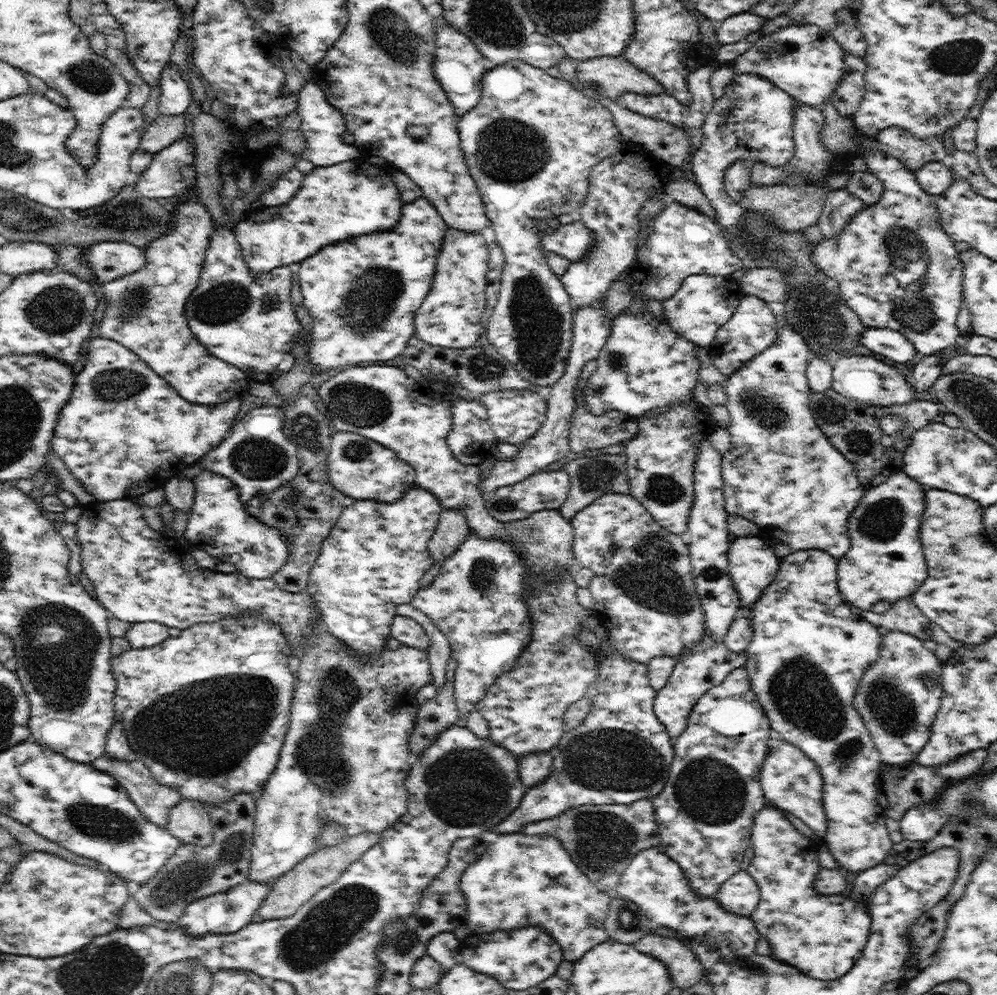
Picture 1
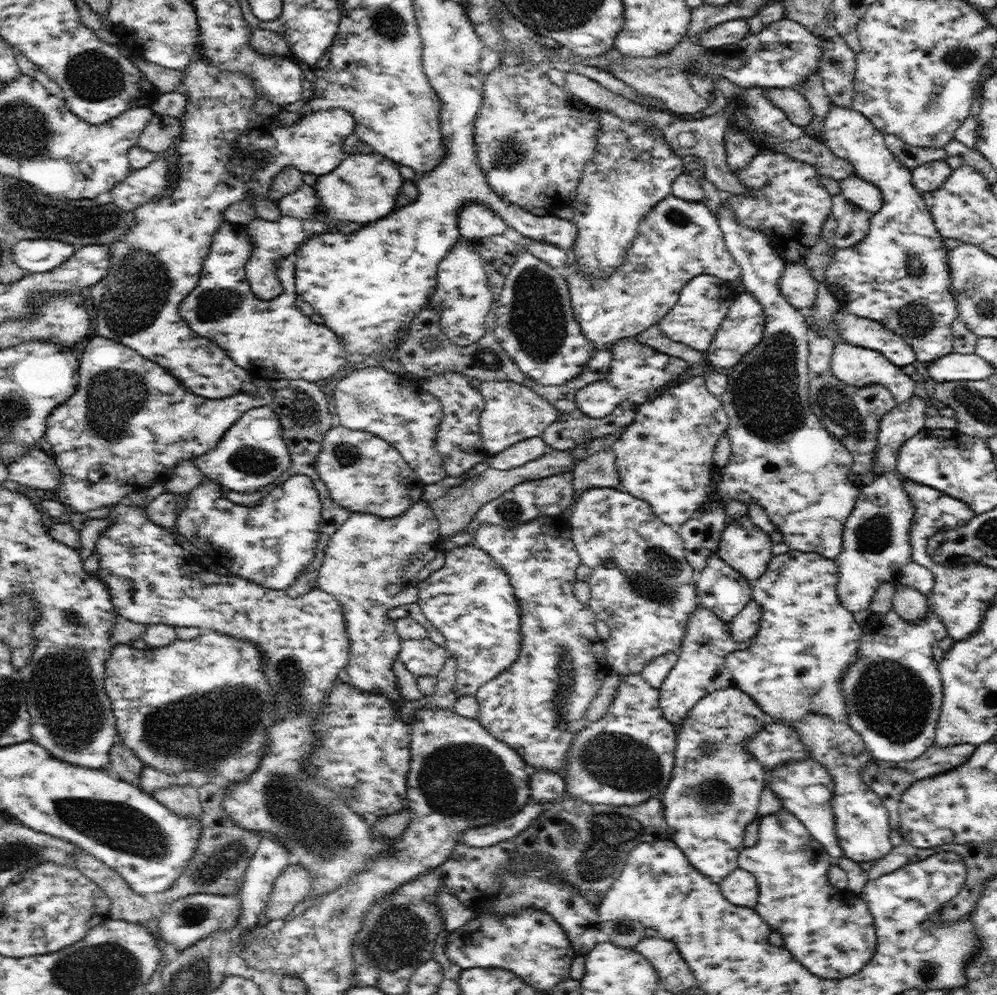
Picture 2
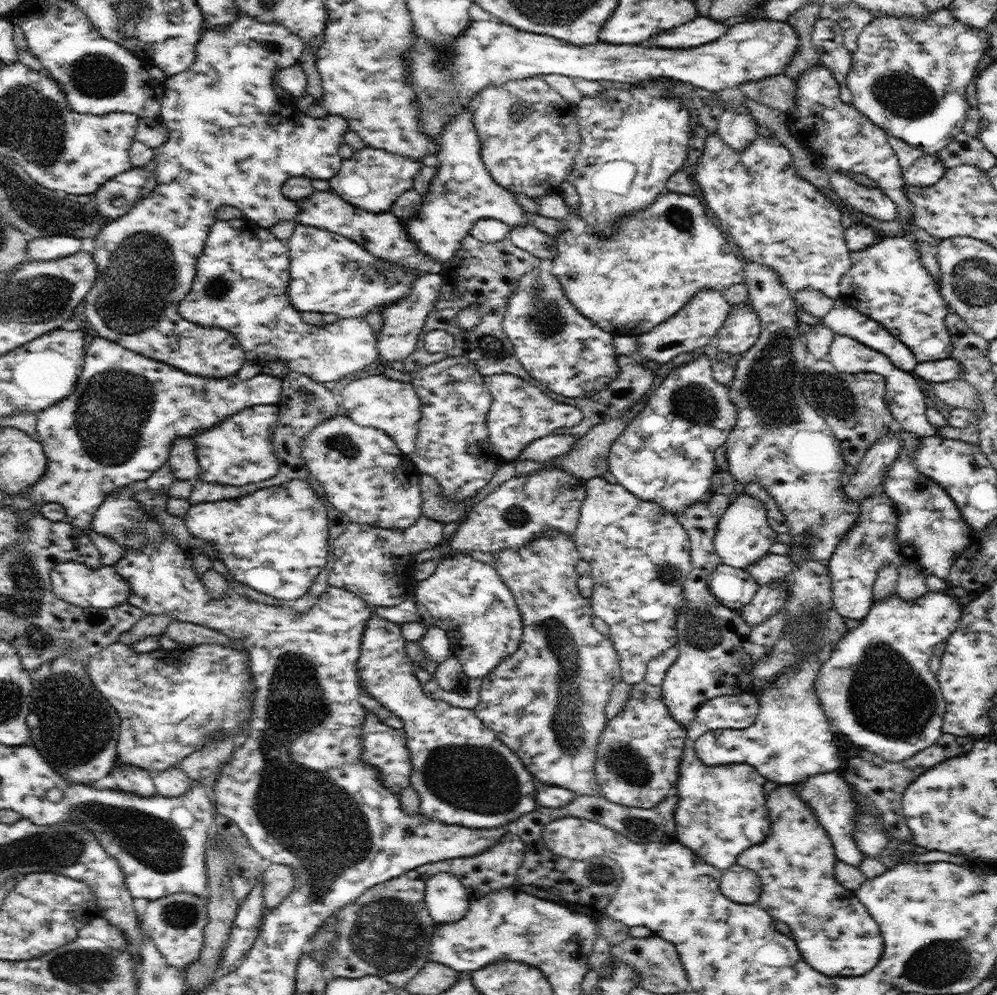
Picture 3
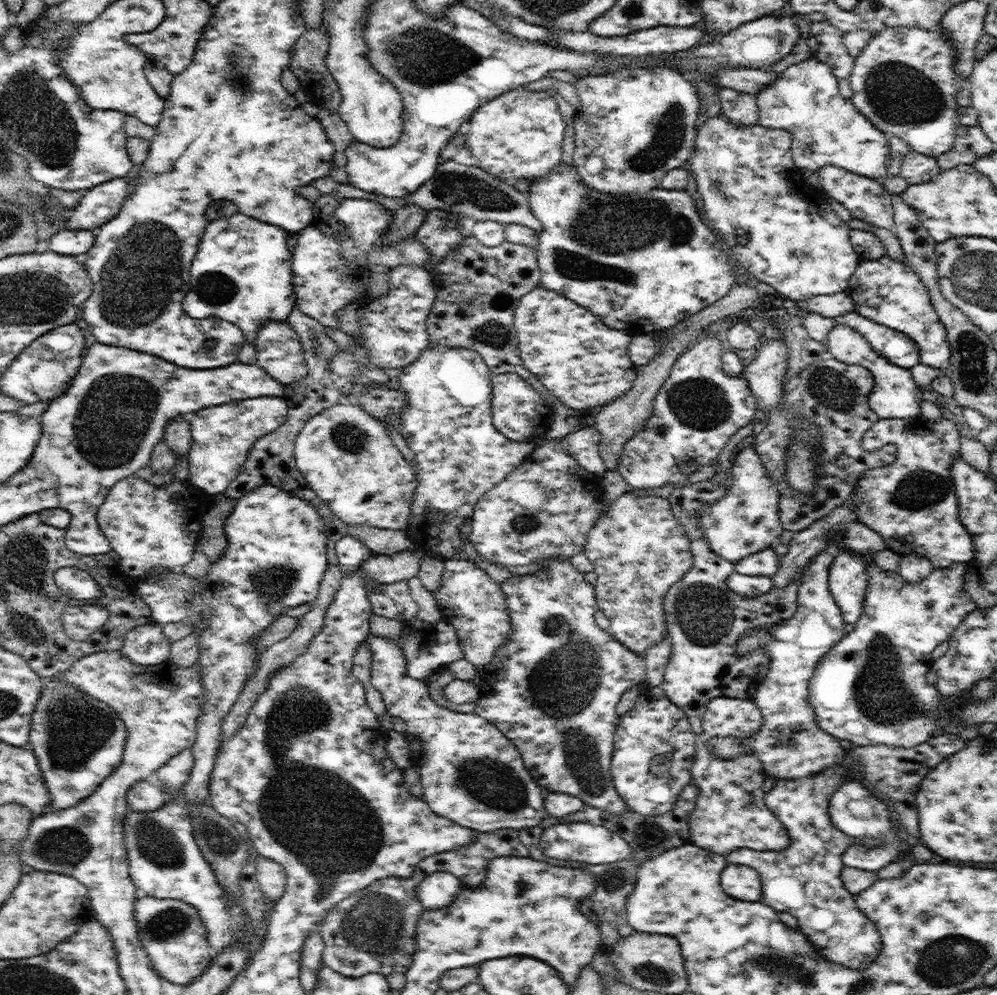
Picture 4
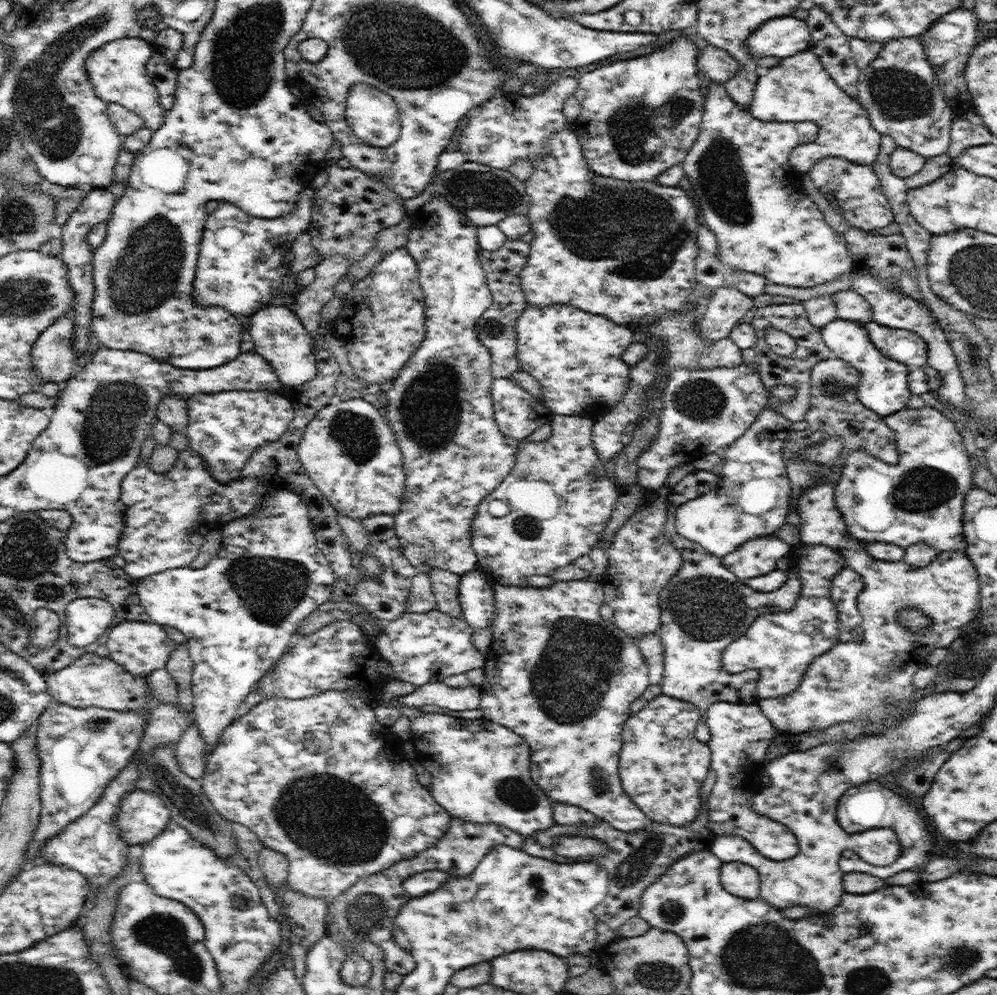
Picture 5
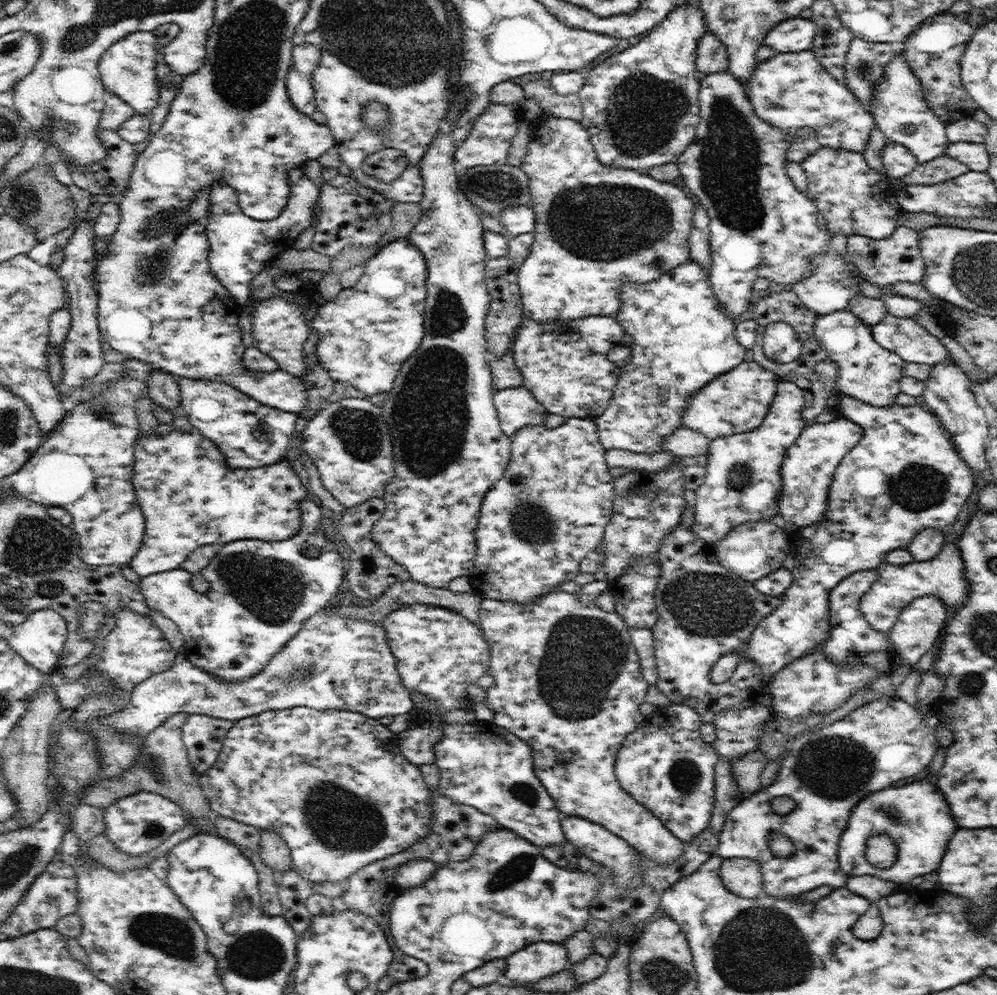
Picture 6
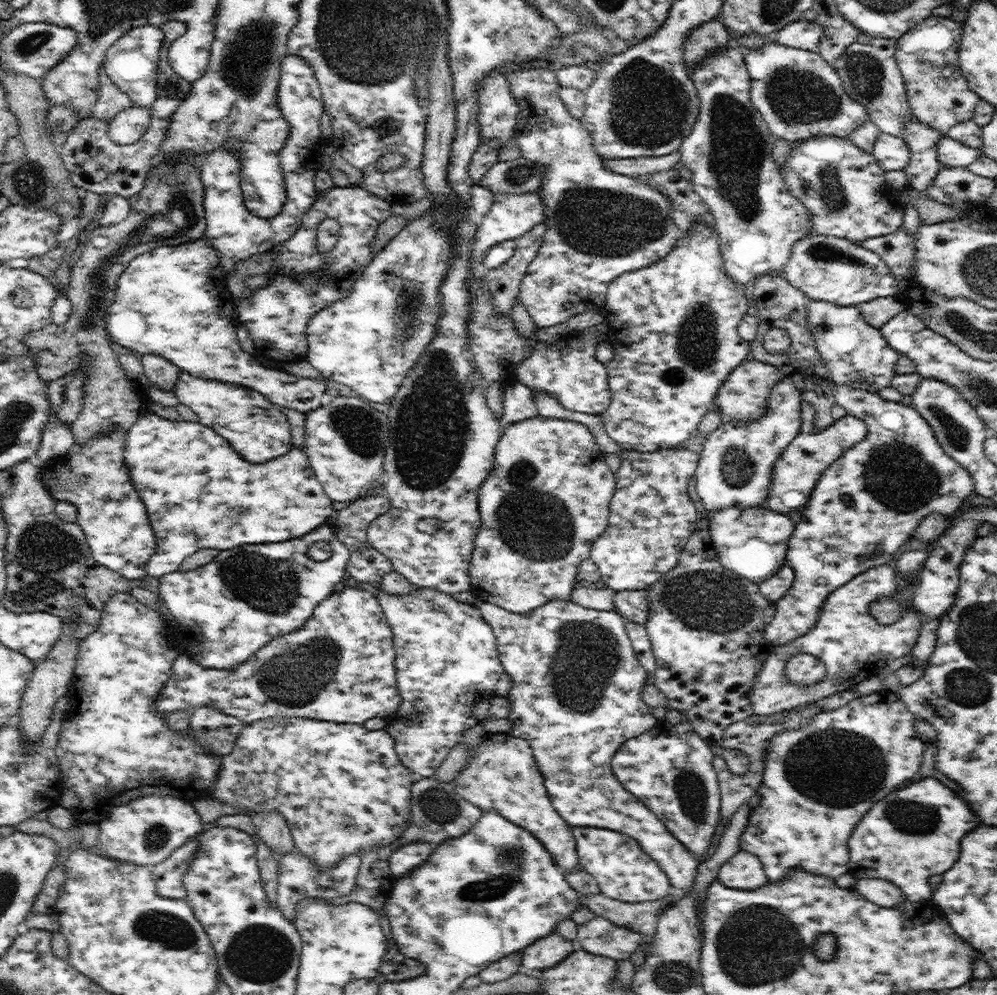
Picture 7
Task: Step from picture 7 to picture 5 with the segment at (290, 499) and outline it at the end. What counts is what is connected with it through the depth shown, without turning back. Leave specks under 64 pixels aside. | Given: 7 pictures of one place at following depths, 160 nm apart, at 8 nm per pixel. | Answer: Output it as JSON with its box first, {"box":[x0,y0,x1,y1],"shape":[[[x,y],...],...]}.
{"box":[118,447,269,579],"shape":[[[190,447],[178,453],[176,462],[168,472],[156,473],[150,469],[149,462],[138,463],[121,482],[120,500],[125,506],[125,527],[118,541],[118,553],[126,561],[123,569],[132,578],[141,579],[168,569],[188,567],[198,556],[206,534],[252,514],[260,506],[260,500],[269,487],[256,477],[234,479],[226,484],[218,482],[211,477],[203,458]]]}

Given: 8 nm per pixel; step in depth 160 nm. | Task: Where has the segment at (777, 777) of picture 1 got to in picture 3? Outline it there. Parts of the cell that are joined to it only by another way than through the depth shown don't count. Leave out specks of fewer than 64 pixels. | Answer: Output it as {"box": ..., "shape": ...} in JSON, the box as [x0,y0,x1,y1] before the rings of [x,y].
{"box":[792,770,865,867],"shape":[[[837,770],[830,773],[816,774],[800,783],[792,784],[792,786],[806,803],[806,806],[814,812],[814,818],[816,818],[820,828],[826,829],[831,836],[838,860],[858,867],[860,862],[865,859],[864,853],[858,848],[853,835],[858,803],[854,801],[854,789],[844,780],[841,772]]]}

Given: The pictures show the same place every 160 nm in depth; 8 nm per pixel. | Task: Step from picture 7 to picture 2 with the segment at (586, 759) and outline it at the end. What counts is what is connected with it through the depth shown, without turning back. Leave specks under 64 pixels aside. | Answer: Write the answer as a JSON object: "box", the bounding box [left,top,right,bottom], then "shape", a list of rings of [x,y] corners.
{"box":[470,516,613,777],"shape":[[[542,516],[523,524],[522,526],[515,526],[514,528],[504,528],[500,525],[481,524],[480,528],[470,541],[470,545],[474,545],[487,552],[505,571],[509,576],[509,581],[514,589],[514,594],[518,599],[518,604],[521,608],[521,645],[518,658],[506,670],[503,670],[496,678],[490,682],[486,682],[484,686],[478,689],[475,694],[476,700],[479,704],[479,713],[477,719],[480,724],[495,736],[499,741],[505,742],[510,746],[523,760],[525,765],[531,769],[548,769],[554,771],[564,777],[566,773],[566,755],[572,741],[581,730],[584,730],[588,723],[585,719],[587,715],[588,705],[595,699],[598,691],[603,687],[604,679],[613,671],[612,667],[606,662],[607,654],[605,644],[600,639],[597,633],[597,628],[594,627],[594,622],[597,619],[594,612],[590,610],[587,604],[582,604],[573,593],[573,586],[578,581],[576,578],[576,571],[580,566],[581,558],[575,549],[574,542],[572,542],[571,525],[566,517],[558,516]]]}

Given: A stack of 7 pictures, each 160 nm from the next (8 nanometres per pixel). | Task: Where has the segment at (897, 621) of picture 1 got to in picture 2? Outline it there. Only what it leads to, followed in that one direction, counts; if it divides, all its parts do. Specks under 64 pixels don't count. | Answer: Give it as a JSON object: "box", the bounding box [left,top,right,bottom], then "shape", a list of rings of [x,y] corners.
{"box":[892,586,929,624],"shape":[[[896,586],[892,602],[892,609],[912,624],[919,623],[929,610],[927,596],[911,586]]]}

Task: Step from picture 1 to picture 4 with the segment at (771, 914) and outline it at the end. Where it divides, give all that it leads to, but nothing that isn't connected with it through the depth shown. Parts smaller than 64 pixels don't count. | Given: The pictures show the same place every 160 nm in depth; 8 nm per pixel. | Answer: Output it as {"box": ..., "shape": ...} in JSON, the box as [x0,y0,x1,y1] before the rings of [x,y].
{"box":[725,763,882,970],"shape":[[[840,763],[821,772],[821,776],[814,774],[810,778],[798,780],[776,780],[776,786],[766,794],[764,800],[766,807],[779,818],[784,828],[788,829],[790,844],[780,852],[736,849],[725,854],[725,859],[728,863],[751,866],[758,871],[762,884],[761,900],[768,906],[773,906],[778,912],[789,912],[795,916],[800,930],[814,944],[819,956],[822,954],[822,957],[849,969],[865,970],[867,966],[873,964],[882,950],[881,936],[874,923],[856,906],[854,895],[843,886],[841,878],[843,856],[850,845],[864,845],[868,849],[875,849],[881,847],[882,840],[869,836],[860,838],[848,836],[832,826],[828,814],[831,795],[842,786],[842,783],[852,780],[852,776],[854,772]]]}

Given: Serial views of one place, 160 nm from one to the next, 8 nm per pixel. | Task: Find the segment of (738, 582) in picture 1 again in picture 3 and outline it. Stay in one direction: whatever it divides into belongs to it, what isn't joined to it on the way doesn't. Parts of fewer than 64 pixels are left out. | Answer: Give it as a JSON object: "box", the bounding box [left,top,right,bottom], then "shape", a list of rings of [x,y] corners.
{"box":[713,489,778,569],"shape":[[[739,489],[733,497],[731,505],[726,508],[723,516],[720,517],[716,528],[713,542],[721,562],[739,569],[747,569],[768,553],[770,547],[776,543],[778,536],[778,533],[768,522],[765,504],[744,493],[742,489]]]}

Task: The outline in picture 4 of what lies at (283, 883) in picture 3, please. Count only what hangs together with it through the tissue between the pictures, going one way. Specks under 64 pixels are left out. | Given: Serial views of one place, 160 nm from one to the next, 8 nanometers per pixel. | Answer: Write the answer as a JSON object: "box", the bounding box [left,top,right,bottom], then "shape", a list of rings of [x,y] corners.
{"box":[256,855,287,900],"shape":[[[257,855],[256,879],[265,899],[278,900],[284,895],[287,886],[286,871],[271,858]]]}

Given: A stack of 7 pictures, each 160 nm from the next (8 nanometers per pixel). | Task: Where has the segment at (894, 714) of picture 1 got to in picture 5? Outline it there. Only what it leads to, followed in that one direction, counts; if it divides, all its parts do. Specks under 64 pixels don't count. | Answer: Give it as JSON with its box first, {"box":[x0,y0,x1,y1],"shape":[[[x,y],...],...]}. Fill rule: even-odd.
{"box":[756,481,980,735],"shape":[[[830,481],[814,483],[808,487],[797,500],[795,509],[799,516],[798,529],[801,542],[806,545],[830,546],[830,549],[840,552],[845,558],[848,568],[855,570],[863,578],[865,587],[858,595],[857,607],[862,617],[864,638],[858,643],[838,642],[830,652],[817,656],[806,669],[801,684],[786,698],[758,699],[756,703],[760,705],[774,728],[782,734],[797,735],[811,730],[824,730],[836,724],[862,719],[869,720],[865,730],[865,733],[869,733],[884,726],[898,702],[912,700],[916,691],[912,679],[919,668],[929,665],[928,658],[932,651],[936,648],[949,648],[952,641],[958,638],[963,630],[967,630],[970,623],[975,620],[980,610],[979,576],[965,551],[939,552],[924,568],[914,568],[904,561],[888,562],[870,556],[860,539],[847,534],[846,523],[835,503],[835,484]],[[902,609],[921,610],[931,618],[932,625],[919,632],[905,628],[897,619]]]}

